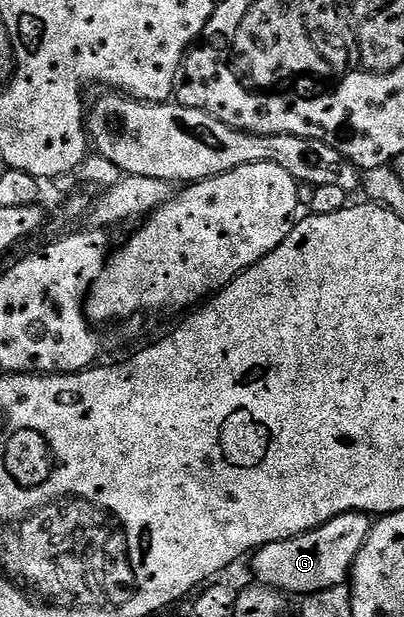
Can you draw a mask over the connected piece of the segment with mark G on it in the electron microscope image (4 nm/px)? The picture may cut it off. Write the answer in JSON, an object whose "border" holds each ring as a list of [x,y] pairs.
{"border":[[[351,511],[292,539],[262,545],[250,555],[252,575],[256,578],[253,580],[261,587],[272,587],[288,597],[303,597],[322,589],[345,586],[358,553],[362,553],[362,545],[366,545],[366,537],[370,537],[373,522],[373,516]]]}

